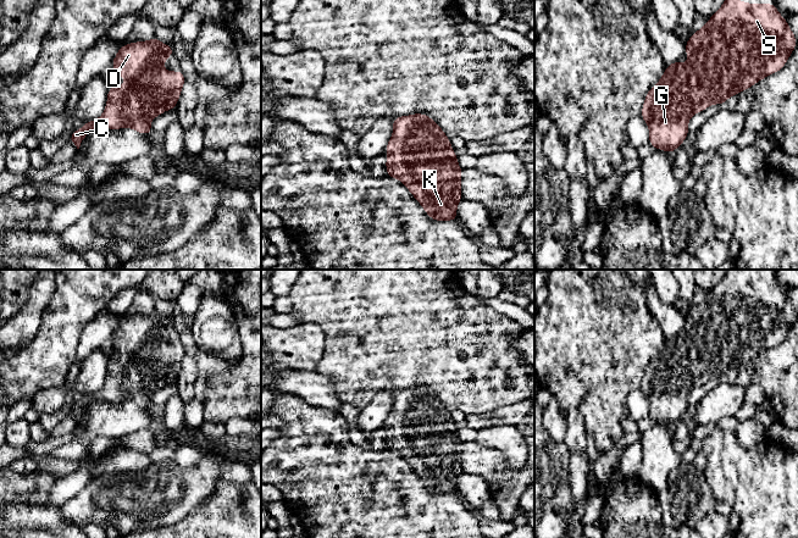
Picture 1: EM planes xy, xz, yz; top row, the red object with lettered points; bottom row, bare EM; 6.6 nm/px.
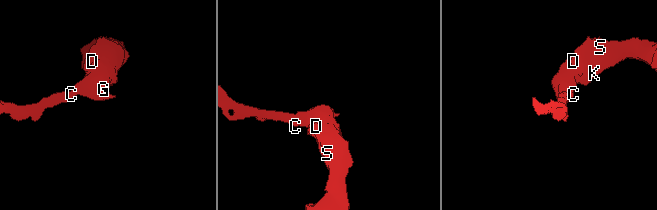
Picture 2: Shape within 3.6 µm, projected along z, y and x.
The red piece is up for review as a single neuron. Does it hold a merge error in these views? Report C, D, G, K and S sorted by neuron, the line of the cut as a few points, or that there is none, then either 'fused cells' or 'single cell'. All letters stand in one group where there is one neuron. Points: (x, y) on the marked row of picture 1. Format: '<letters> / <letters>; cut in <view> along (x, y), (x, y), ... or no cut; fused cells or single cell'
C D G K S; no cut; single cell

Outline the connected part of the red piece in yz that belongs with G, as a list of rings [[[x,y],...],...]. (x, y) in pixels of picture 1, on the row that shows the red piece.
[[[725,0],[706,24],[685,44],[688,65],[680,60],[667,65],[660,81],[647,93],[641,117],[649,126],[649,144],[674,152],[687,138],[687,124],[696,112],[711,104],[721,106],[730,96],[778,72],[796,46],[796,37],[775,4]]]

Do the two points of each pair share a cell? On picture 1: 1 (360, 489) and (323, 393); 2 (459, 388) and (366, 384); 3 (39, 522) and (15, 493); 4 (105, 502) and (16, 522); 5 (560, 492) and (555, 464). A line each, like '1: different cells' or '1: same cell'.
1: different cells
2: same cell
3: different cells
4: different cells
5: same cell

